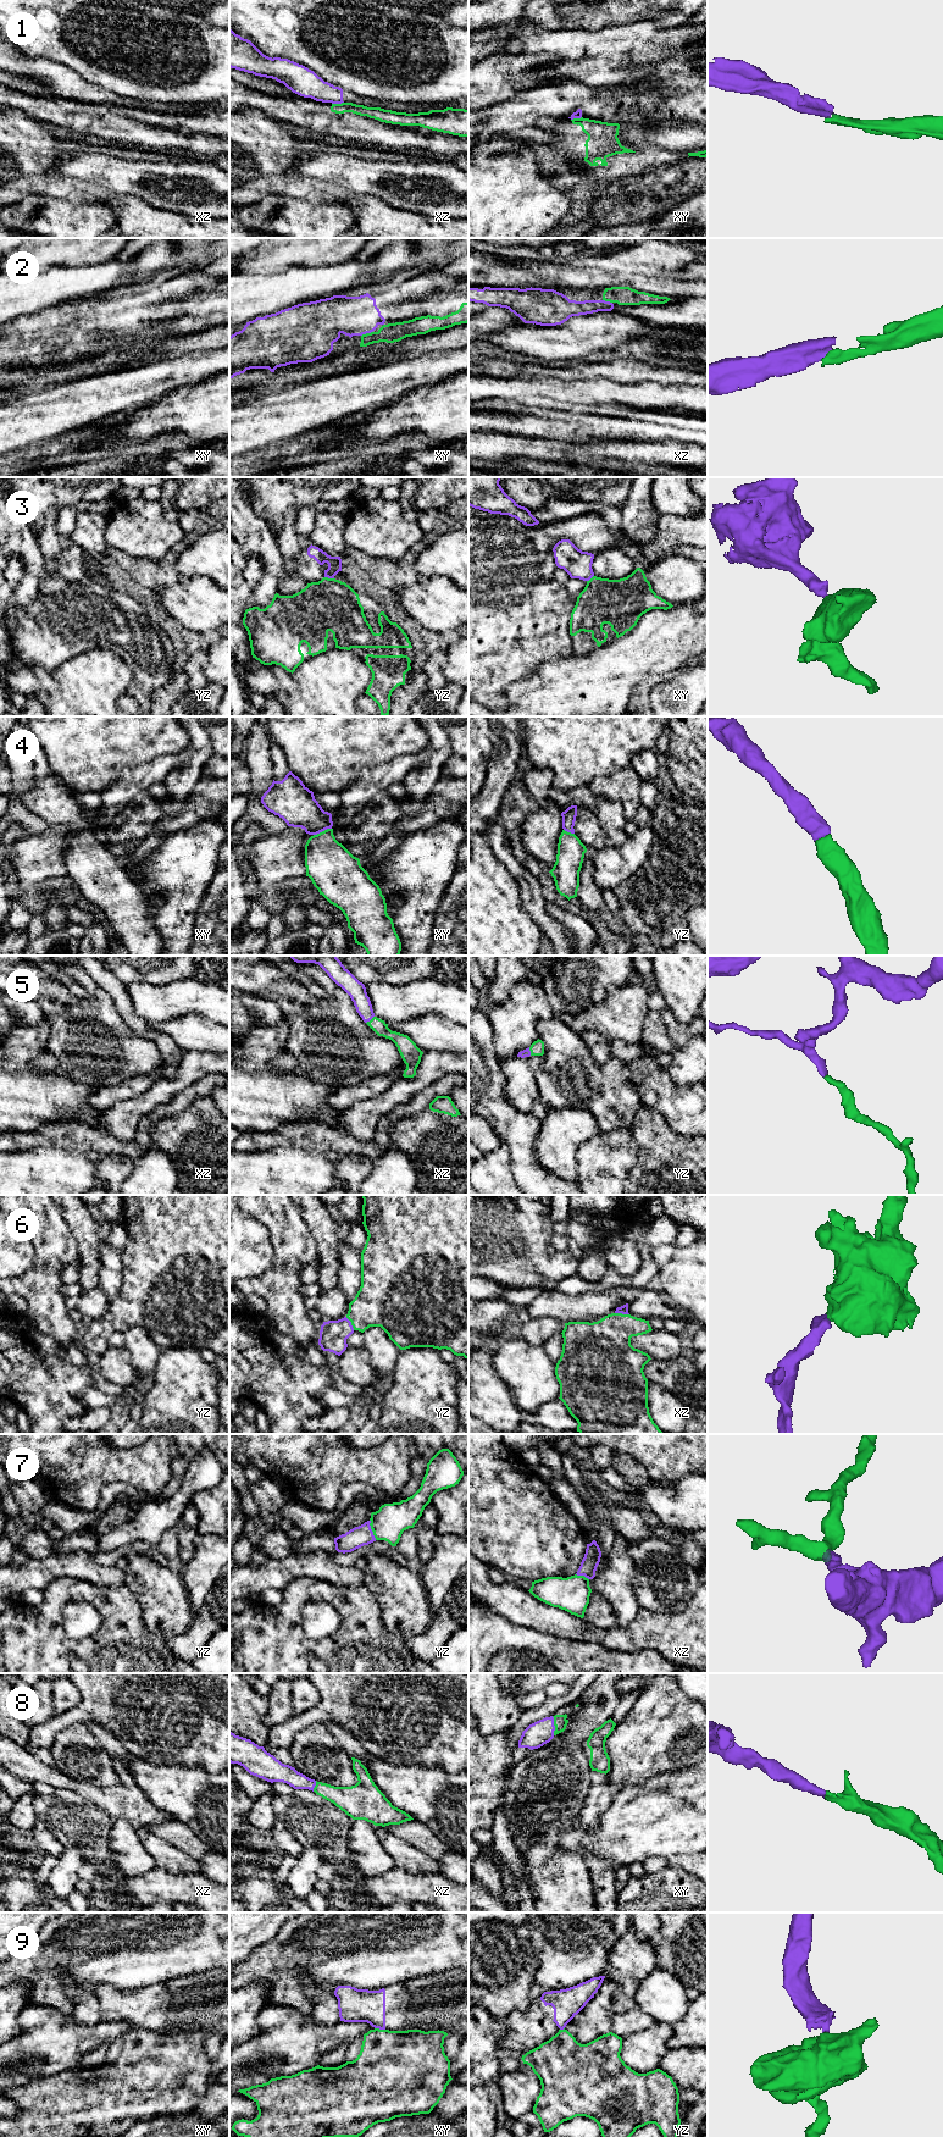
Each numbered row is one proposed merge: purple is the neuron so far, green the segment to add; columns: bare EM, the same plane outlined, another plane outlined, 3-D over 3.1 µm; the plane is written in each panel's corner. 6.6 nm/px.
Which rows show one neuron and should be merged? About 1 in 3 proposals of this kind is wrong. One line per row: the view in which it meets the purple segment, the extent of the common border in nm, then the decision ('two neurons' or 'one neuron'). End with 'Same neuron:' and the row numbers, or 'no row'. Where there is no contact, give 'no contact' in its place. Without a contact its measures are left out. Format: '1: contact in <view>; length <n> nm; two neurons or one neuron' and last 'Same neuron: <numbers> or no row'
1: contact in xz; length 80 nm; two neurons
2: contact in xy; length 90 nm; one neuron
3: contact in yz; length 70 nm; two neurons
4: contact in xy; length 130 nm; one neuron
5: contact in xz; length 80 nm; one neuron
6: contact in xz; length 100 nm; one neuron
7: contact in yz; length 140 nm; one neuron
8: contact in xy; length 130 nm; one neuron
9: contact in xy; length 70 nm; two neurons
Same neuron: 2, 4, 5, 6, 7, 8

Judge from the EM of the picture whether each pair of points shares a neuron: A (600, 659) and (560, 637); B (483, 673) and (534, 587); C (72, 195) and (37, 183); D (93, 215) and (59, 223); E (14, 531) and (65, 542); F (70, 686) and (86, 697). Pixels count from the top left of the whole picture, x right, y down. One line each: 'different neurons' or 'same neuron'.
A: different neurons
B: same neuron
C: same neuron
D: same neuron
E: different neurons
F: same neuron

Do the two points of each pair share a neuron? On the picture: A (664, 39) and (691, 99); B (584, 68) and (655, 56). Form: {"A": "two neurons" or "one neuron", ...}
{"A": "two neurons", "B": "one neuron"}

